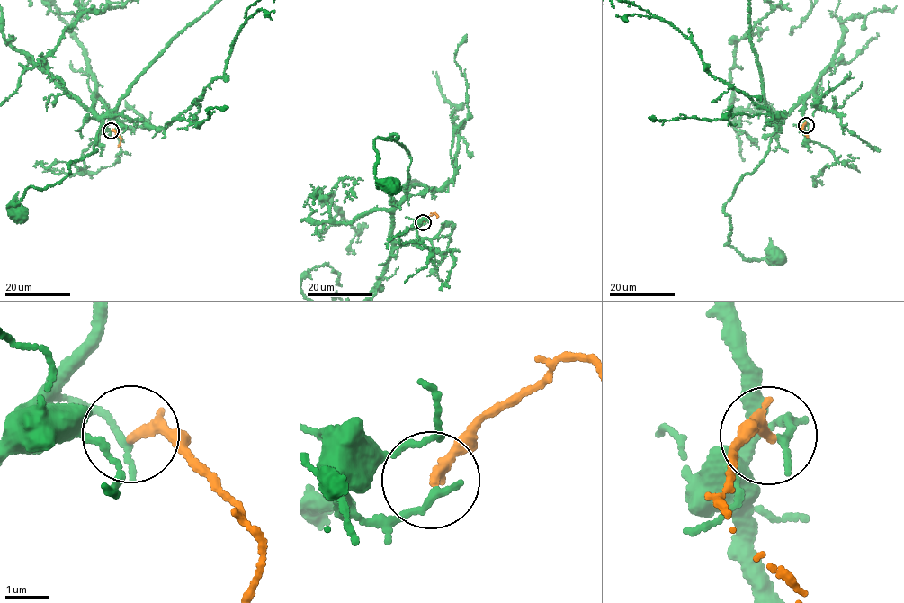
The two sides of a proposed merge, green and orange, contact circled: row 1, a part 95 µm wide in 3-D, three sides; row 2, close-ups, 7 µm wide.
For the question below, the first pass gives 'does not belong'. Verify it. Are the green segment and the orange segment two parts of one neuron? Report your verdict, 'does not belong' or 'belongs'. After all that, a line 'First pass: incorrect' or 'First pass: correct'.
does not belong
First pass: correct

